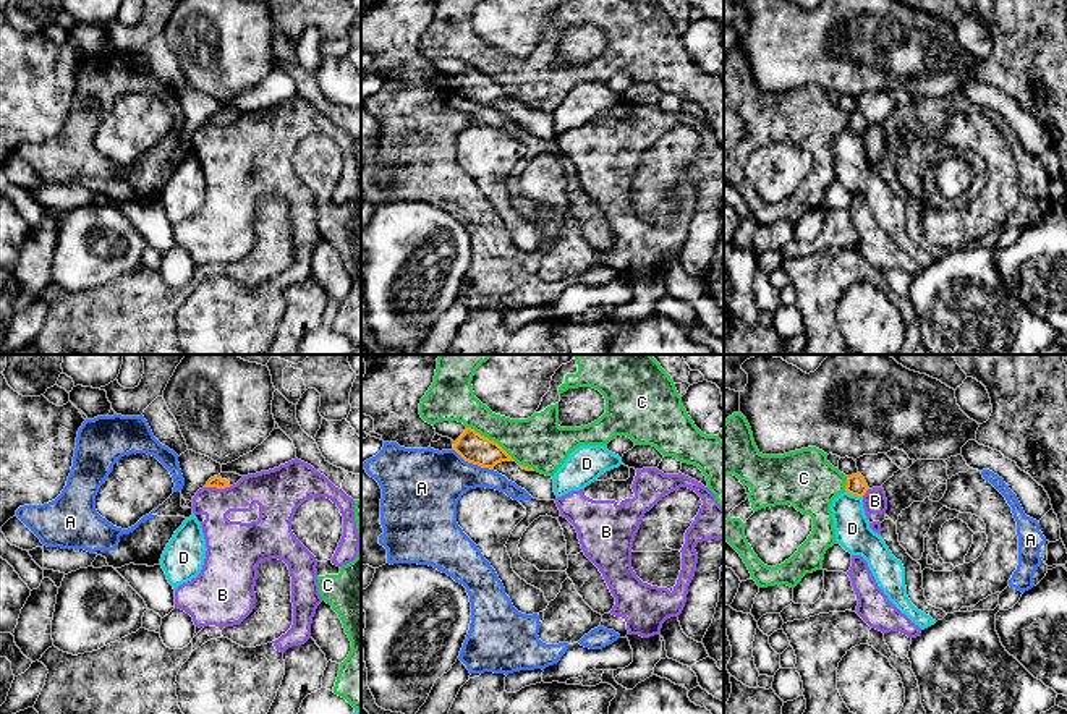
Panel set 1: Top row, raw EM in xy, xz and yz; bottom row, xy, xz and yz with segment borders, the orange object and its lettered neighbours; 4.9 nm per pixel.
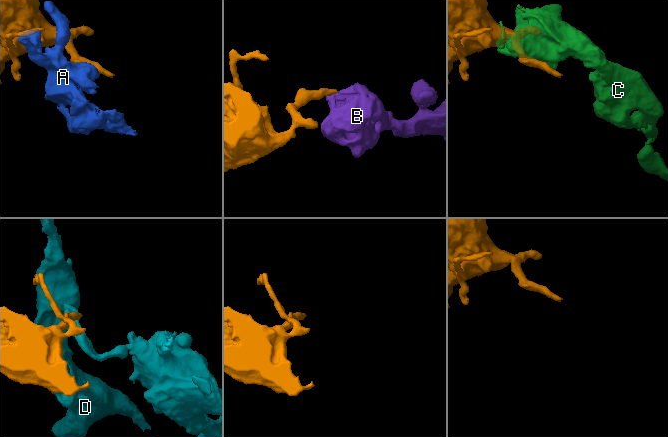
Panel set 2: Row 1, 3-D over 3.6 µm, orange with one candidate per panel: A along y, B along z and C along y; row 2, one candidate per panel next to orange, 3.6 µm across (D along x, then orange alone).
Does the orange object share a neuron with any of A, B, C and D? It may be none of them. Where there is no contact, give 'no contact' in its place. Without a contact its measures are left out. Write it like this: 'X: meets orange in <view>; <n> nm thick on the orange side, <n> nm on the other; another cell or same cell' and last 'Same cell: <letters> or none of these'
A: meets orange in xz; 150 nm thick on the orange side, 340 nm on the other; another cell
B: meets orange in xy; 60 nm thick on the orange side, 180 nm on the other; another cell
C: meets orange in xz; 150 nm thick on the orange side, 260 nm on the other; another cell
D: meets orange in yz; 100 nm thick on the orange side, 180 nm on the other; another cell
Same cell: none of these

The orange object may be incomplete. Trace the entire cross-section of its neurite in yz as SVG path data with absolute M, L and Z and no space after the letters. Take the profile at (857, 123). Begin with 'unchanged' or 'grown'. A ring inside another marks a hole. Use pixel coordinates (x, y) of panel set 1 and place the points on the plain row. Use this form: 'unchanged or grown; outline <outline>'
unchanged; outline M860 110L847 113L845 128L848 131L857 133L857 134L863 134L868 126L869 125L868 125L865 115Z

